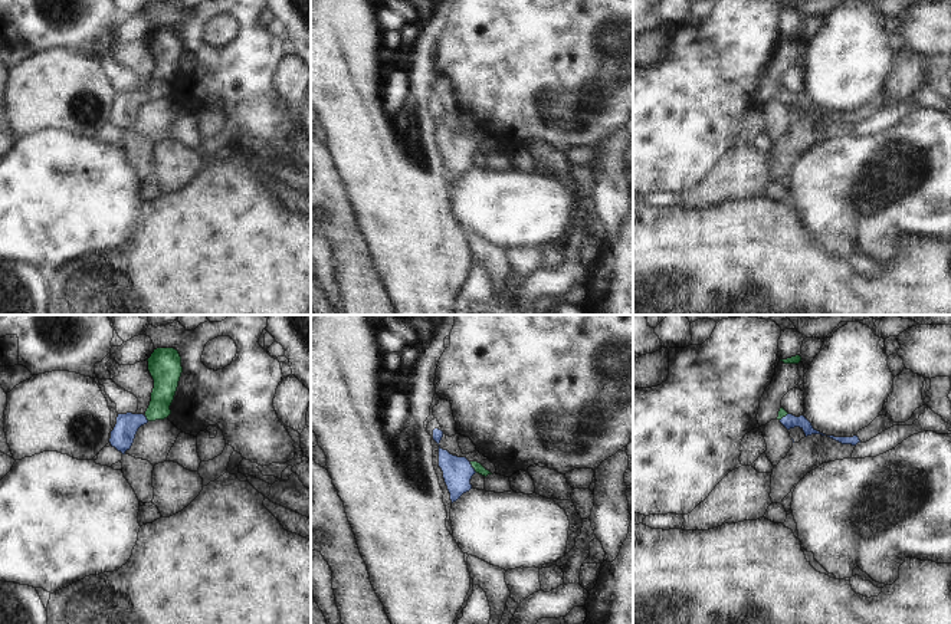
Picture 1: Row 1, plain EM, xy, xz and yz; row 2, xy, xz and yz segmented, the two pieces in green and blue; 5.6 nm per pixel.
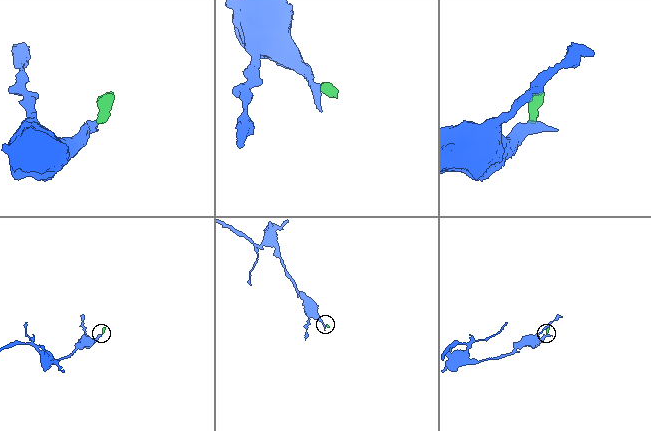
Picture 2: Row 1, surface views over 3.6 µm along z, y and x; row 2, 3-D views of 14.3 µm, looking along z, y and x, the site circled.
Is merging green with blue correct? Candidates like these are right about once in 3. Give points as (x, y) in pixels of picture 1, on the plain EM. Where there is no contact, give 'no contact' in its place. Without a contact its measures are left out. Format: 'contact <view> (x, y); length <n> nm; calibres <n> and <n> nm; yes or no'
contact xz (472, 144); length 80 nm; calibres 50 and 160 nm; yes

